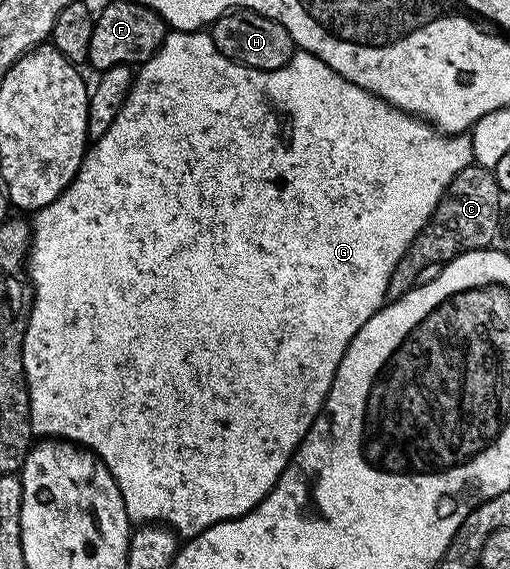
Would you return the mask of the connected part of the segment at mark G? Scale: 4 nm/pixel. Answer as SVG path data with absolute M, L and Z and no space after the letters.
M168 30L165 41L157 49L157 53L145 60L134 72L131 92L125 105L121 105L121 113L117 113L113 125L109 125L109 129L105 129L103 136L88 146L87 153L83 156L83 163L71 184L60 193L57 201L34 212L33 218L30 220L31 245L27 253L27 274L33 298L31 300L31 316L23 338L23 364L31 398L32 432L39 437L66 439L69 443L77 443L80 447L95 452L99 456L99 461L107 466L109 473L113 473L113 477L117 481L117 489L121 489L121 497L127 506L127 517L132 524L166 525L180 537L194 537L221 521L229 521L249 514L270 493L273 485L277 485L281 473L291 464L291 458L295 456L299 442L305 437L305 433L309 433L309 429L315 418L318 417L325 397L333 385L337 365L341 365L341 357L345 357L345 349L349 349L349 341L353 341L353 337L359 332L361 325L365 325L365 321L369 321L369 317L373 317L373 313L377 313L383 308L387 299L389 277L393 277L393 269L397 269L397 261L401 261L401 257L405 257L413 237L417 237L419 230L429 221L433 209L437 209L443 196L443 190L449 185L449 181L453 181L453 177L457 177L457 173L461 169L472 166L472 163L473 149L471 148L470 134L448 135L436 131L430 123L414 115L409 115L400 107L386 103L381 97L353 85L353 81L345 81L345 77L341 77L341 73L329 69L329 65L325 65L325 61L313 57L307 51L296 50L293 58L281 69L262 71L246 67L225 57L225 53L221 53L221 49L217 49L217 45L213 45L211 36L206 30Z

